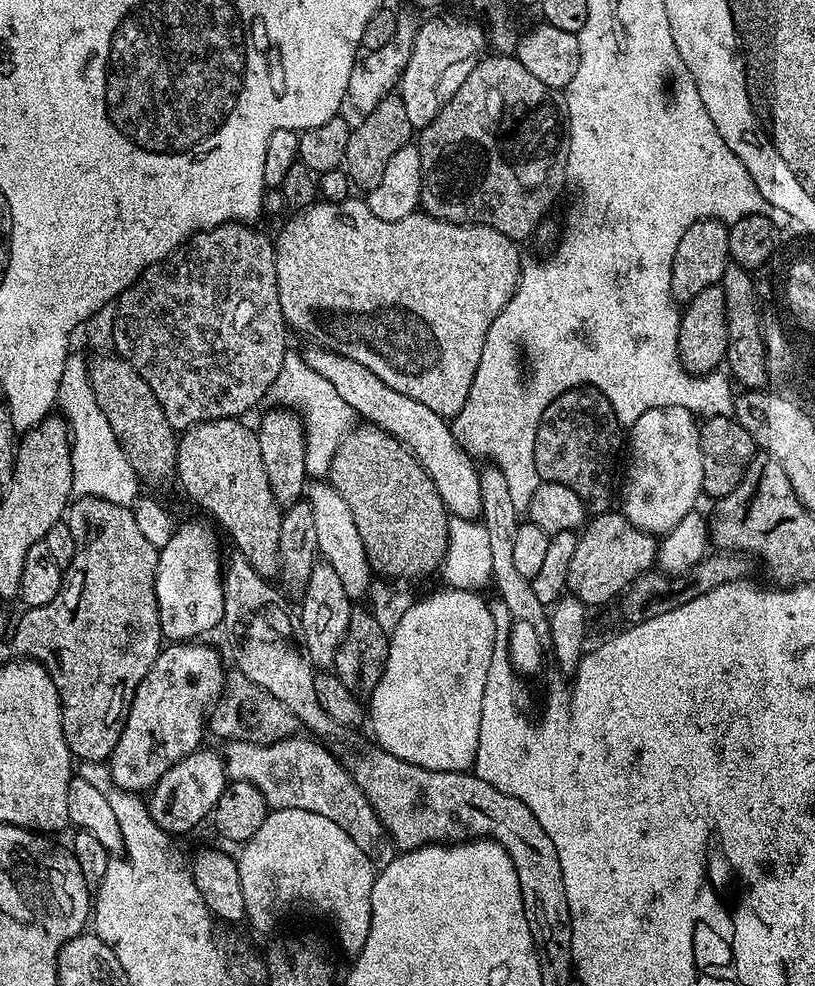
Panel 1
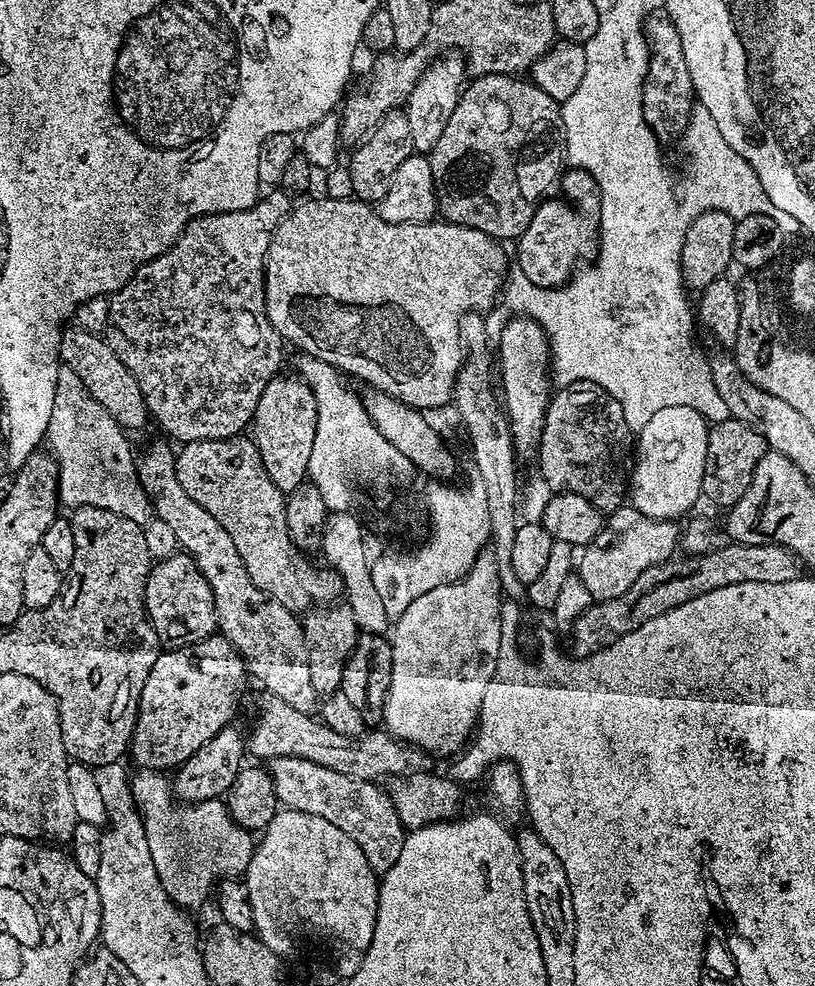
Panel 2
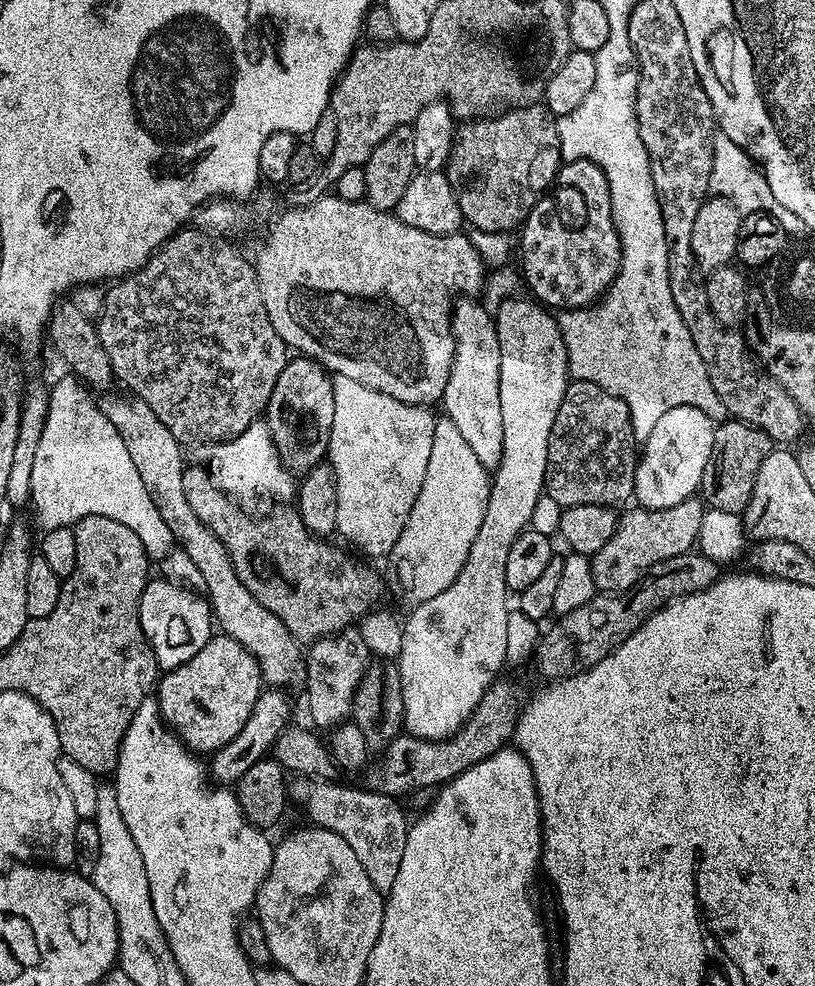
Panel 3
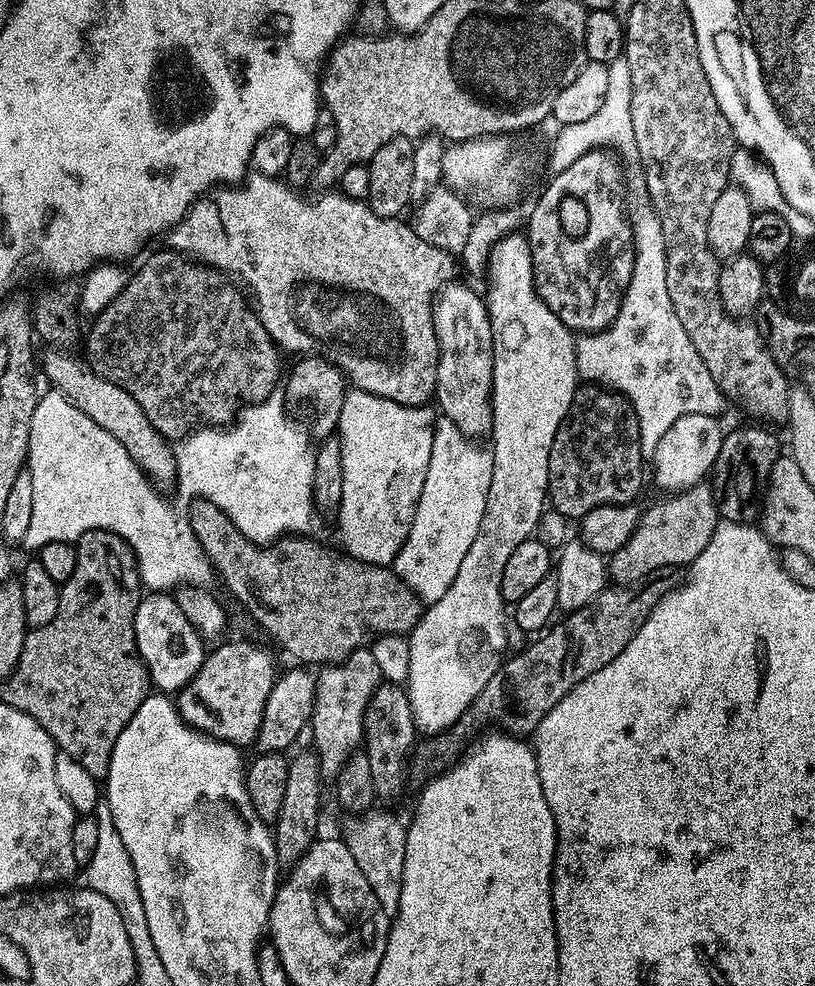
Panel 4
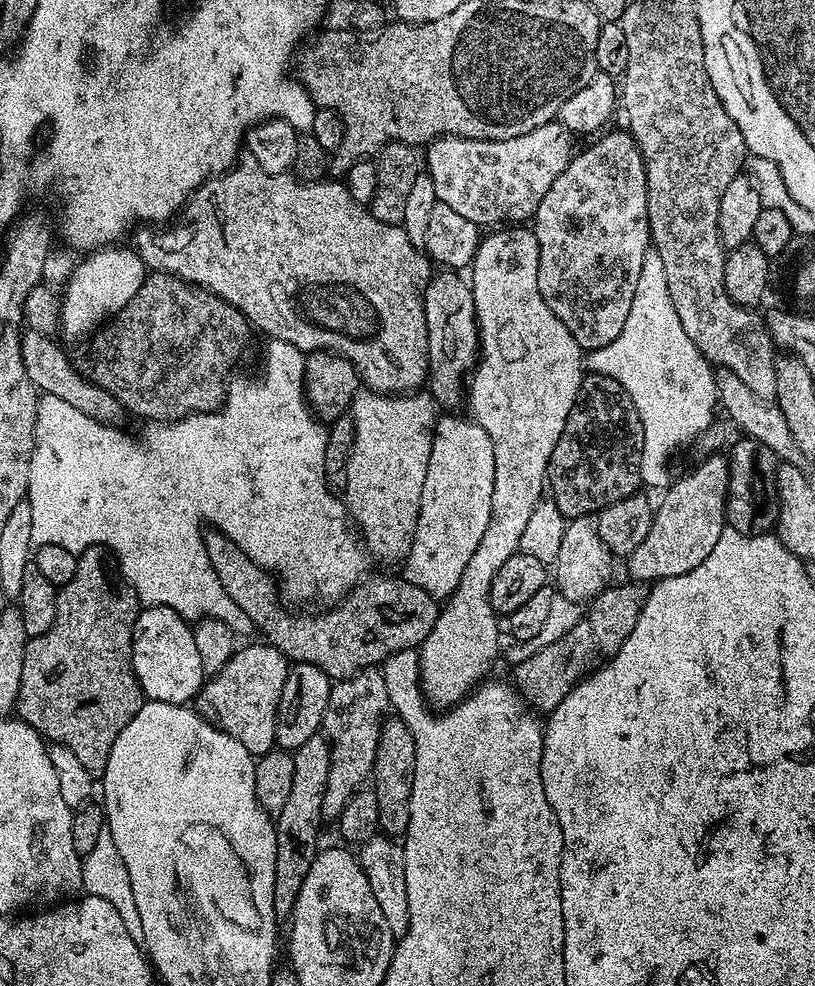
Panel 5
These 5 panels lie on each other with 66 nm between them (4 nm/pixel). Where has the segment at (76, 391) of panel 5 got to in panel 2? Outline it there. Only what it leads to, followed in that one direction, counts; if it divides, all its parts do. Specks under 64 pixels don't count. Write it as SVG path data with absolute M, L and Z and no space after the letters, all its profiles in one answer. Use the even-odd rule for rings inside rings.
M152 444L144 453L135 457L136 478L139 480L142 490L150 497L150 508L157 519L166 522L174 530L174 536L181 549L184 549L195 560L200 572L208 580L212 587L212 593L216 599L219 631L240 651L240 656L253 677L264 680L264 688L273 692L278 698L282 698L290 706L306 713L313 711L318 693L314 690L314 682L310 680L310 654L308 653L308 640L304 637L304 626L301 617L290 611L282 602L268 596L254 584L244 562L242 554L238 552L238 546L234 544L234 538L230 538L228 531L210 514L210 510L202 510L186 490L182 490L182 482L178 482L176 473L176 452L173 445Z

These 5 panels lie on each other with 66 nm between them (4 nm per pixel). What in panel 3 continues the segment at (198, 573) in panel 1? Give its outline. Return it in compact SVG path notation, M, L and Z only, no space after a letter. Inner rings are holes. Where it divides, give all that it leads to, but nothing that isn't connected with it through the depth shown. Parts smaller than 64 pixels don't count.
M167 578L149 579L140 603L140 621L144 627L152 652L161 669L171 670L190 662L202 646L214 635L214 613L209 601L196 600L191 587ZM213 628L213 629L212 629Z

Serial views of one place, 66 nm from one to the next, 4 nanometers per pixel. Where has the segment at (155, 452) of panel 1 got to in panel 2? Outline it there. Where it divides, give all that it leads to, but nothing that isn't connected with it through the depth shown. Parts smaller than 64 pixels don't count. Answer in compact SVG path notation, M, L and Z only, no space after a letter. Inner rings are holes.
M68 326L63 329L60 338L60 358L66 365L67 371L76 372L78 378L90 390L94 402L102 406L102 410L109 412L121 428L131 430L140 428L149 423L150 413L144 401L144 392L138 386L134 374L122 366L122 358L110 350L107 339L103 335L88 332L77 326Z

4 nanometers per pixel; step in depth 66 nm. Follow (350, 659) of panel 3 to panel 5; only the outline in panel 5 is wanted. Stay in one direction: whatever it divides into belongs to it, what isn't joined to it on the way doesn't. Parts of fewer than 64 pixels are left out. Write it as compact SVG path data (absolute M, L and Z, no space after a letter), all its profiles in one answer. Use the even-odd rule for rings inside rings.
M379 667L364 668L350 678L333 683L322 725L325 733L332 732L332 765L324 791L325 817L339 817L349 798L369 783L374 766L374 754L378 748L378 734L384 725L389 708L386 682Z

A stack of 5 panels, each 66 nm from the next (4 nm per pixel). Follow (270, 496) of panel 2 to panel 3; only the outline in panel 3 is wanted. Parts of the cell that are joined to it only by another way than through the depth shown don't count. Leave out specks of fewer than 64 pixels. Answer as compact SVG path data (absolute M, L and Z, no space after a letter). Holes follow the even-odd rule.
M200 468L194 469L193 472L191 469L184 477L186 498L190 498L194 514L198 514L198 518L202 518L204 523L224 541L232 565L236 568L236 577L244 583L246 590L250 590L268 610L274 613L301 645L311 646L318 640L327 640L337 632L351 629L379 605L376 603L379 602L380 595L386 592L386 584L381 573L379 576L374 569L355 564L342 549L328 544L332 542L313 536L295 511L280 512L277 516L270 517L265 524L255 524L250 517L243 516L231 504L233 501L216 487L213 477L205 469L204 472Z

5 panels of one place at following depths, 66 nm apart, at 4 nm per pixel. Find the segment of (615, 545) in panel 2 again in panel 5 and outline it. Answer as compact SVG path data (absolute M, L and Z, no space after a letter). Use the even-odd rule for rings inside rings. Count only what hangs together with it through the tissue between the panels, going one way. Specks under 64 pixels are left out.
M708 454L689 476L673 479L663 493L664 501L655 505L650 534L642 538L638 550L626 557L633 581L655 582L686 574L699 566L714 550L726 527L724 511L728 497L728 457Z

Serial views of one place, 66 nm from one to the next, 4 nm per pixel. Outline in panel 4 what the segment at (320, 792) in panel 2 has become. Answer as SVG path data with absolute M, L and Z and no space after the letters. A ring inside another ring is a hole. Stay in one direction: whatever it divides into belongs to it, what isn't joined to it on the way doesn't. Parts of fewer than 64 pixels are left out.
M369 810L359 813L358 818L348 818L344 824L342 839L354 854L354 862L358 862L358 870L370 882L370 890L374 890L374 898L378 898L378 906L390 918L398 910L398 902L402 898L402 870L406 862L406 838L408 830L405 821L399 820L392 812L376 812Z

